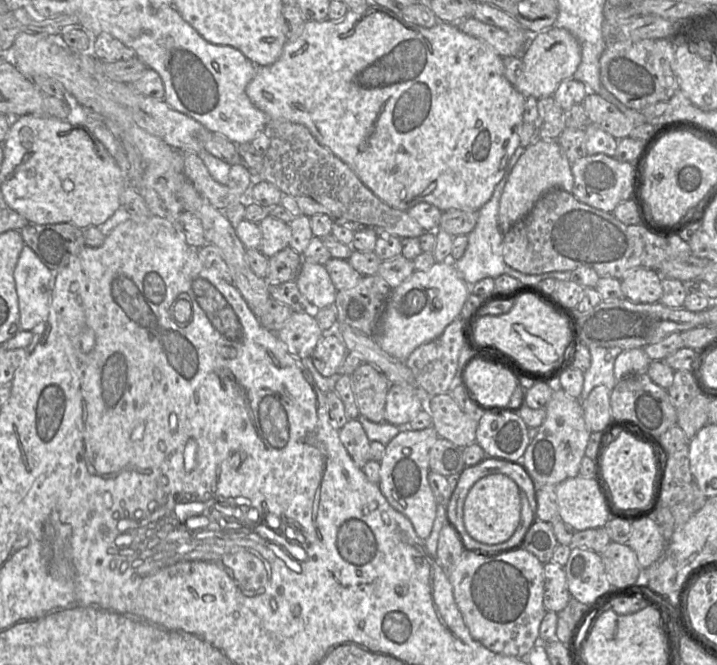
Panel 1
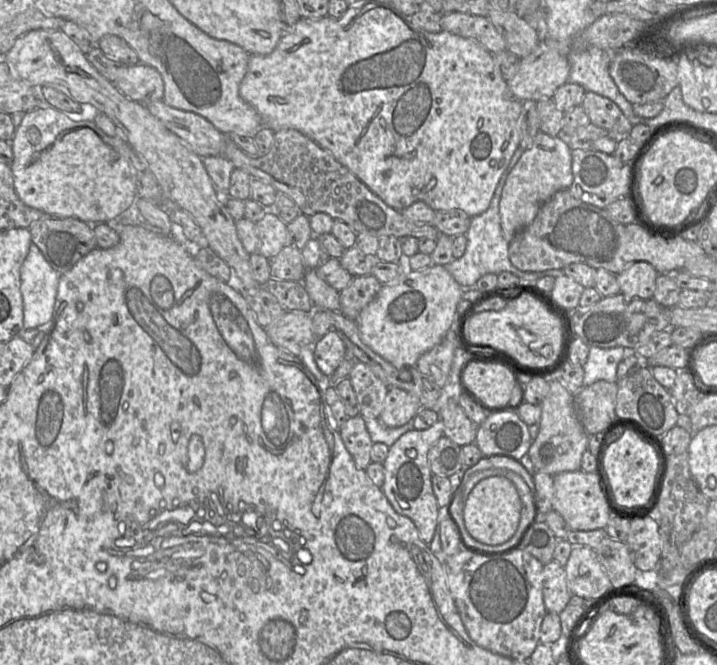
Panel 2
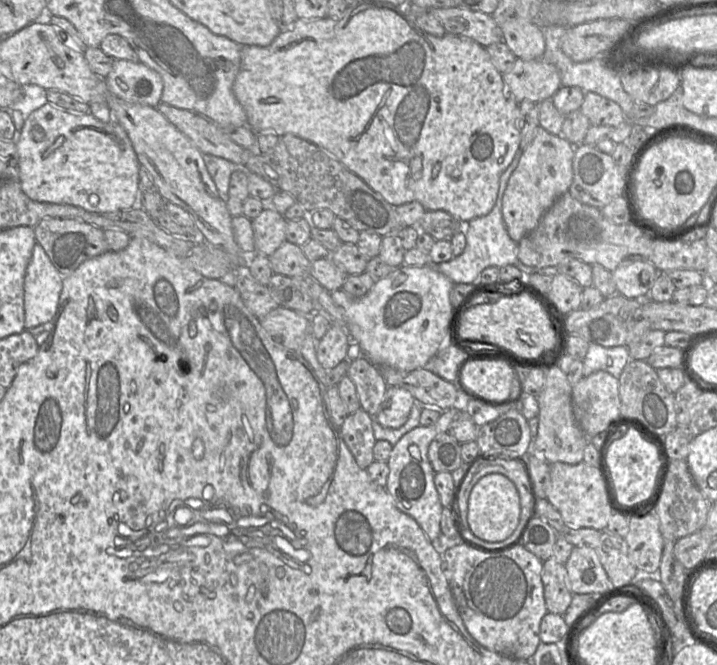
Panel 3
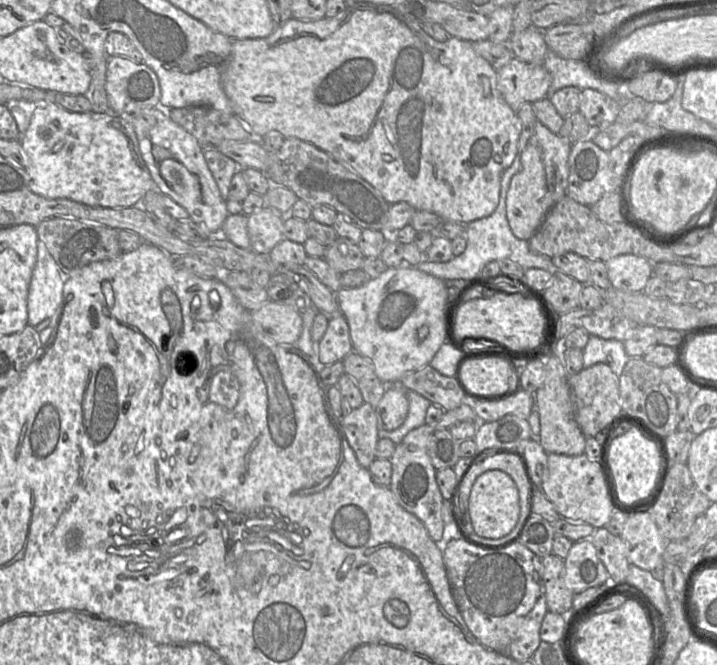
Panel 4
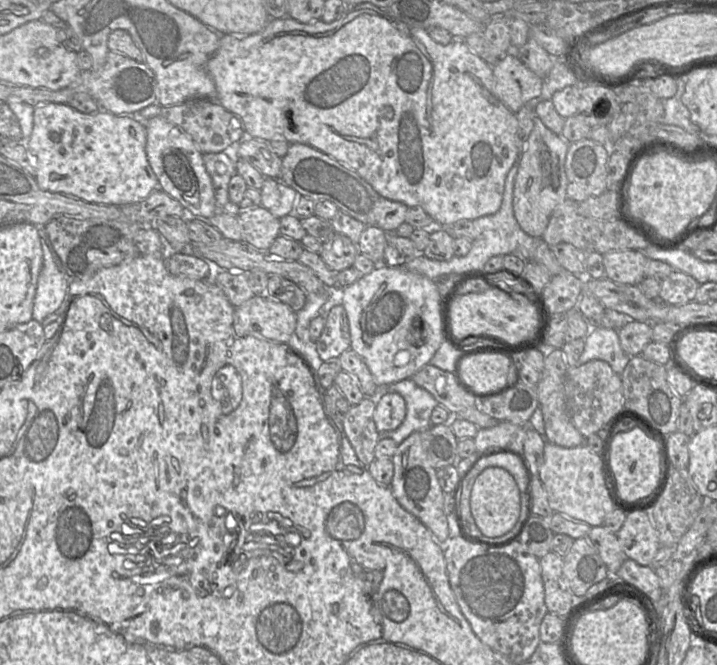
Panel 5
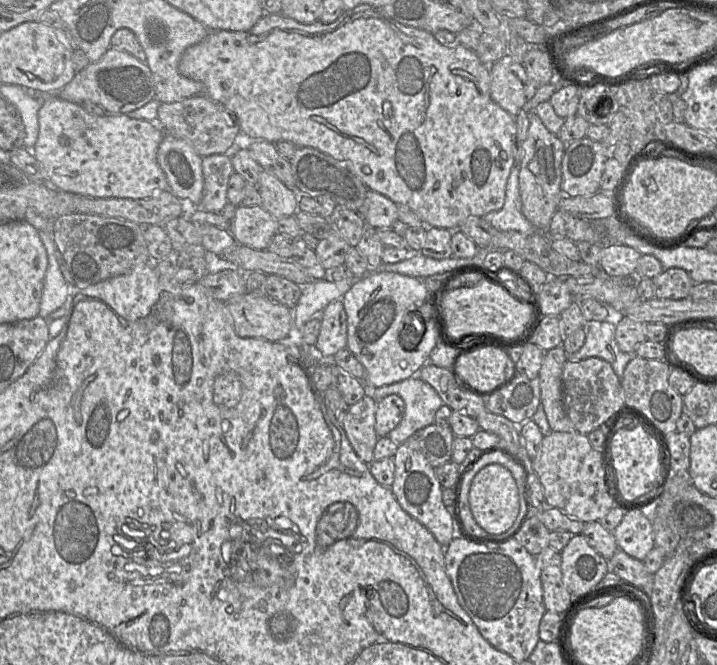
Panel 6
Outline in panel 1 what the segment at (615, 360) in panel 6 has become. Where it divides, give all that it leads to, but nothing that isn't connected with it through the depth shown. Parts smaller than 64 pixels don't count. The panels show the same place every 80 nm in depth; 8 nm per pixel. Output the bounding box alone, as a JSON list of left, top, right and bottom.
[579,347,623,404]

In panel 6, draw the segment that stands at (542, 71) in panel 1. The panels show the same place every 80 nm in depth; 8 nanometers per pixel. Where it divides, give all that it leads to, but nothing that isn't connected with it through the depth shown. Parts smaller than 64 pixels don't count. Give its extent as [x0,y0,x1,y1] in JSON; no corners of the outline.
[489,53,537,116]

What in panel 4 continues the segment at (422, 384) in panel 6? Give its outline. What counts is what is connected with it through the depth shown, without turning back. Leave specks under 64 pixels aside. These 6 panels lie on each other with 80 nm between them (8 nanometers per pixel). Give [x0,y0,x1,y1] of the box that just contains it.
[378,390,432,444]

